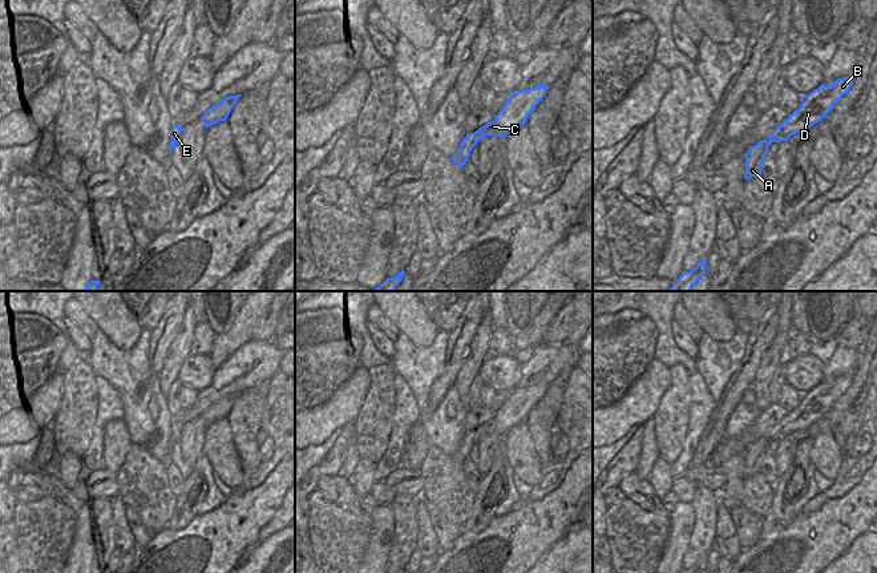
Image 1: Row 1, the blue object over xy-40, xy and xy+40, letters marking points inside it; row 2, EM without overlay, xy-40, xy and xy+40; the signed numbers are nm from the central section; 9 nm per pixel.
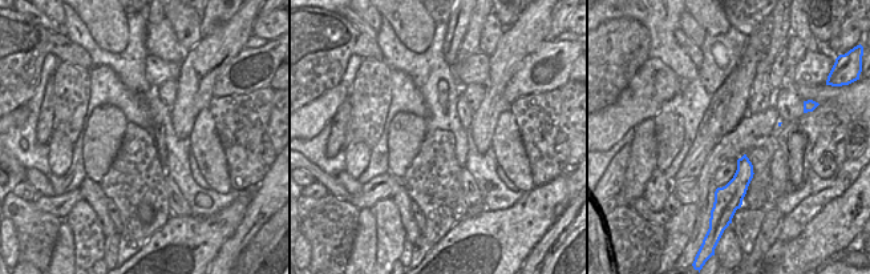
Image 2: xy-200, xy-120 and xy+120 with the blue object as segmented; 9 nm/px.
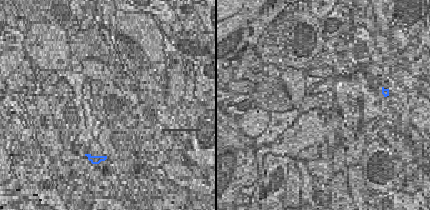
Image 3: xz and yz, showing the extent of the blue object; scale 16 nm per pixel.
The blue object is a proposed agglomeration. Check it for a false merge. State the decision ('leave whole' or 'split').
leave whole

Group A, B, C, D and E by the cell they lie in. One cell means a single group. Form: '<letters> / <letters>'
A B C D E

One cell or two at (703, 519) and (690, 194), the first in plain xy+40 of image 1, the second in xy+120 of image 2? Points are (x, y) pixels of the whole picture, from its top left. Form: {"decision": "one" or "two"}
{"decision": "two"}

